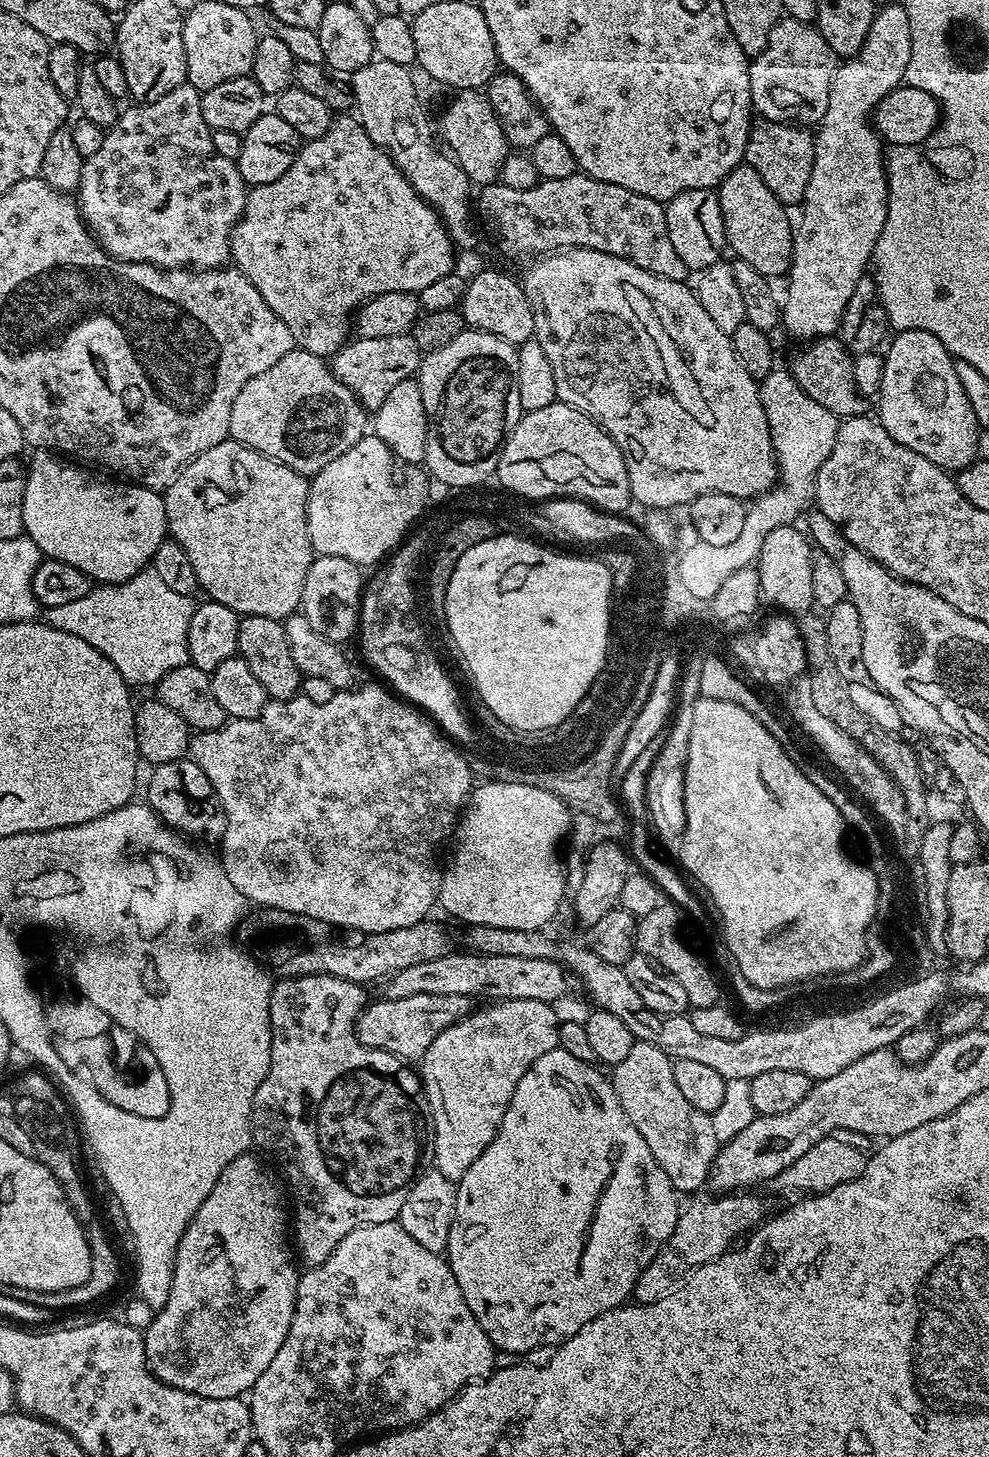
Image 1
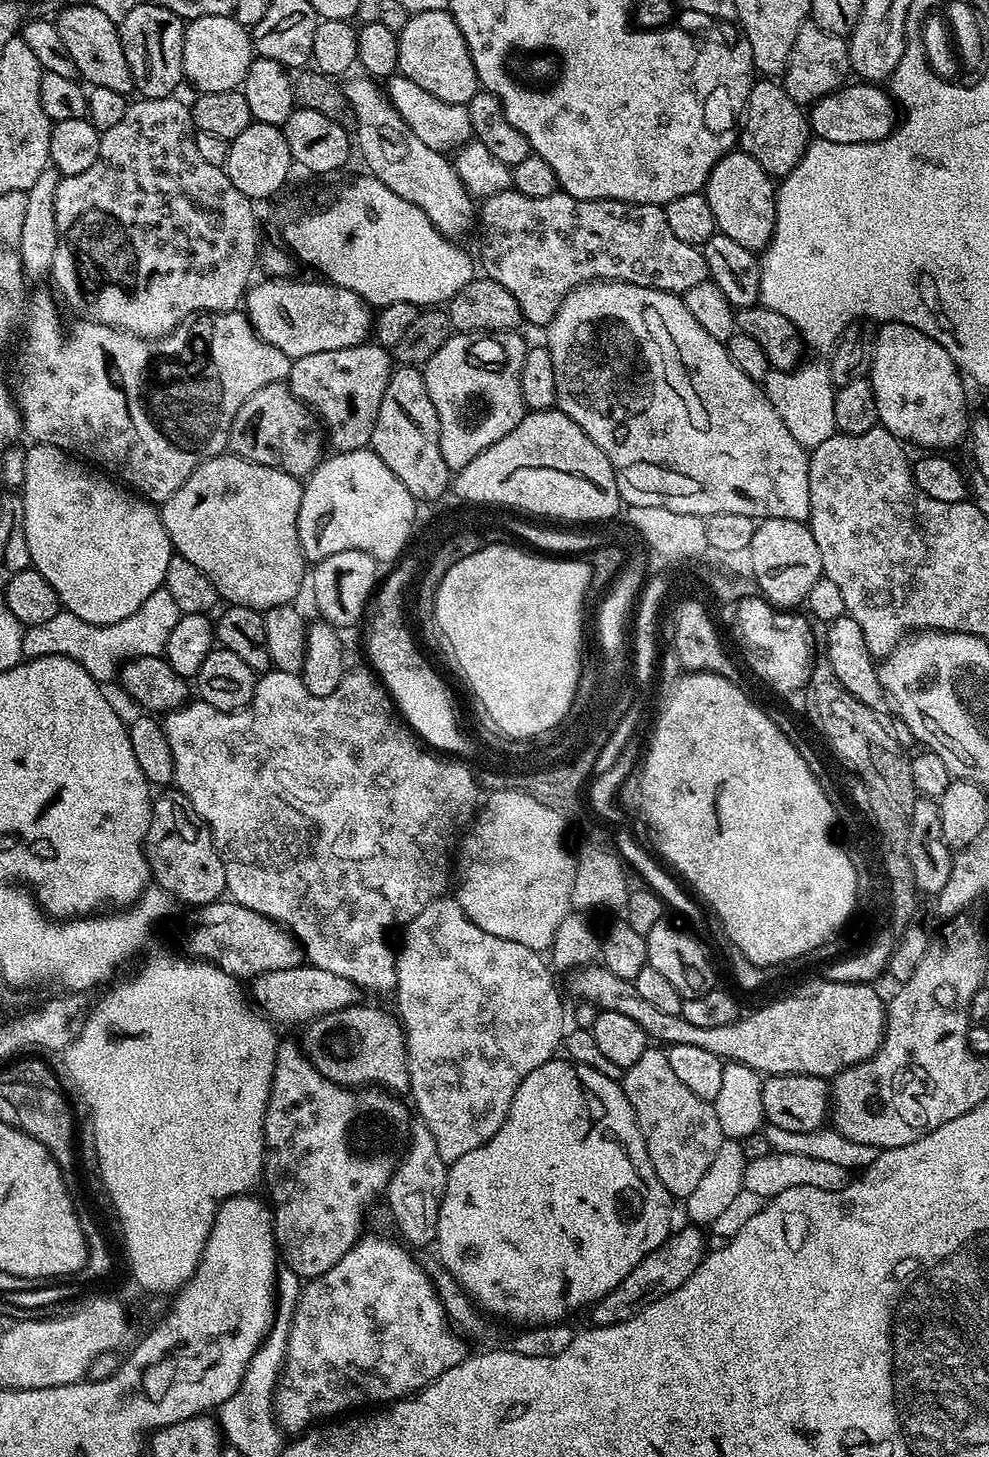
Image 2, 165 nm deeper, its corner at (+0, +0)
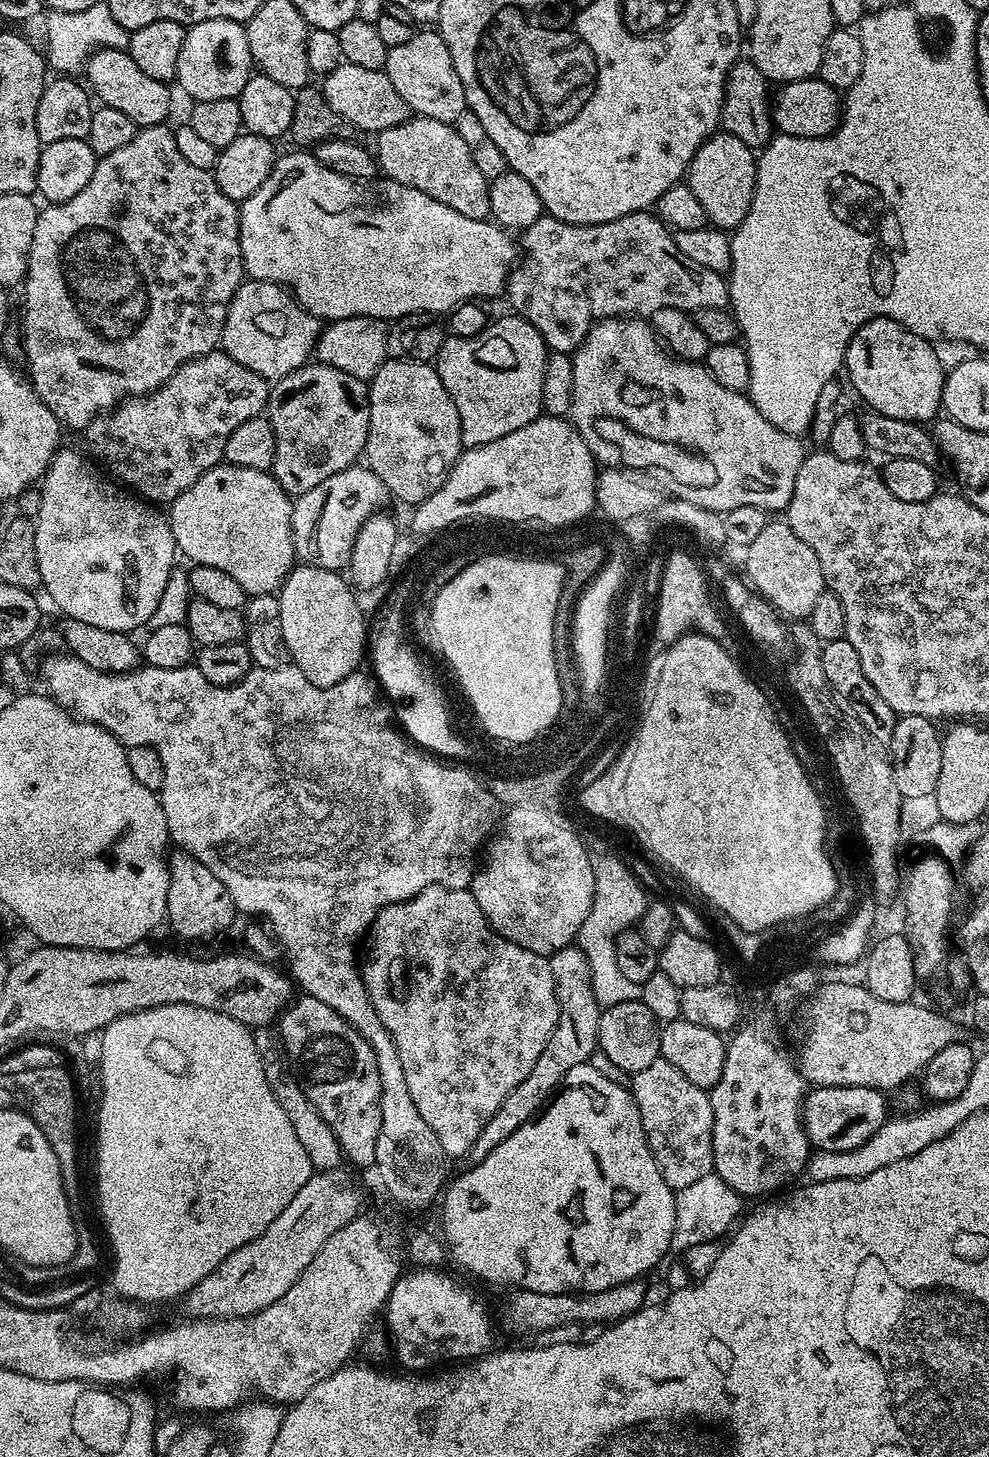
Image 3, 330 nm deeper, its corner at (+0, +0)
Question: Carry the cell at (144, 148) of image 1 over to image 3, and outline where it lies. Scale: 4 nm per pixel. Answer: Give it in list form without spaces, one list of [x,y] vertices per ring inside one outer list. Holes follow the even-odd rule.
[[[167,123],[141,127],[139,131],[137,131],[135,138],[130,142],[126,142],[126,146],[121,146],[119,150],[114,150],[114,154],[106,154],[97,159],[96,169],[94,170],[94,175],[90,178],[90,182],[86,182],[86,186],[82,186],[82,190],[78,190],[78,194],[74,194],[74,198],[70,198],[61,204],[48,204],[47,206],[41,207],[32,224],[32,234],[26,245],[26,275],[22,281],[22,289],[24,288],[24,356],[28,359],[28,370],[32,374],[32,376],[30,375],[30,383],[33,391],[37,393],[42,403],[57,416],[65,429],[87,429],[89,425],[91,425],[88,423],[90,423],[99,412],[105,411],[104,413],[107,413],[109,410],[115,409],[117,405],[125,399],[126,394],[129,397],[133,397],[144,396],[147,392],[153,392],[156,388],[161,388],[161,386],[163,386],[186,362],[196,360],[200,356],[205,356],[206,354],[217,351],[218,345],[221,343],[223,324],[226,322],[228,304],[231,302],[231,299],[234,298],[234,294],[240,284],[246,279],[244,259],[242,258],[242,246],[240,245],[240,210],[237,201],[226,198],[226,194],[222,194],[222,190],[218,190],[218,182],[211,171],[198,170],[198,166],[192,165],[191,162],[186,162],[186,158],[184,158],[181,151],[178,150],[175,131],[173,131],[171,127],[168,129],[168,127],[169,125]]]

